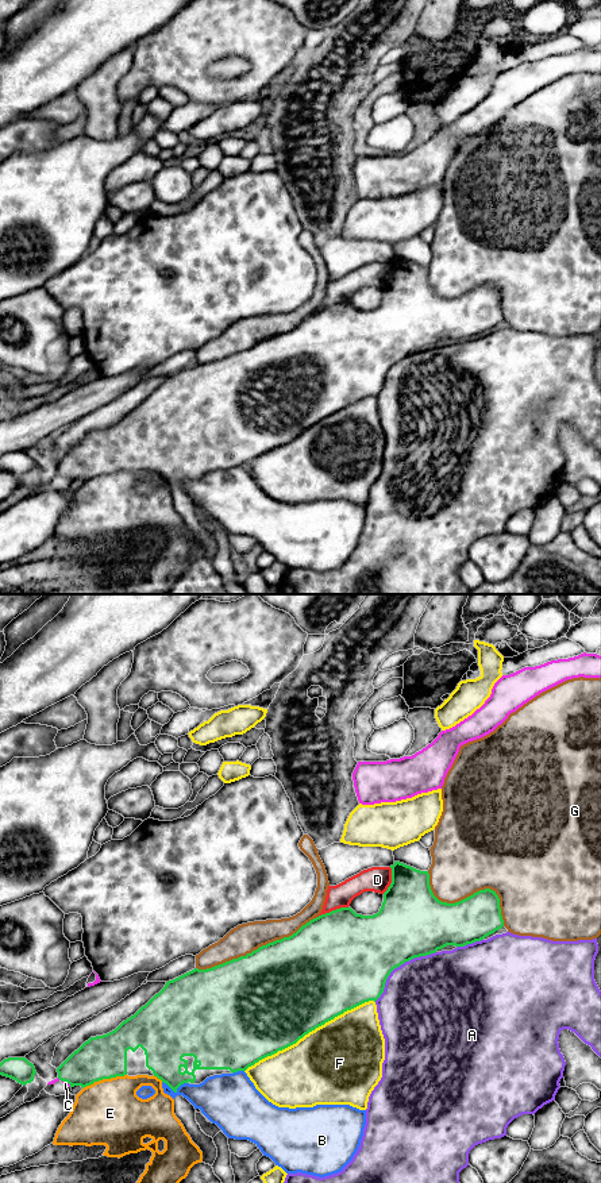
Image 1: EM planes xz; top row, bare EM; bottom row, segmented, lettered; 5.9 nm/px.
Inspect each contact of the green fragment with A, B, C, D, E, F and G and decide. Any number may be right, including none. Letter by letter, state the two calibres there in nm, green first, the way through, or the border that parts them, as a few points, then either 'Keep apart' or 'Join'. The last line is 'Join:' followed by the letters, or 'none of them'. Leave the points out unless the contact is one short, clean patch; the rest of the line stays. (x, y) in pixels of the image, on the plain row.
A: Thickness 440 nm (green) against 500 nm. Keep apart
B: Thickness 220 nm (green) against 240 nm. Keep apart
C: Thickness 260 nm (green) against 20 nm. Keep apart
D: Thickness 480 nm (green) against 140 nm. Keep apart
E: Thickness 260 nm (green) against 380 nm. Keep apart
F: Thickness 500 nm (green) against 480 nm. Keep apart
G: Thickness 280 nm (green) against 440 nm. Keep apart
Join: none of them

